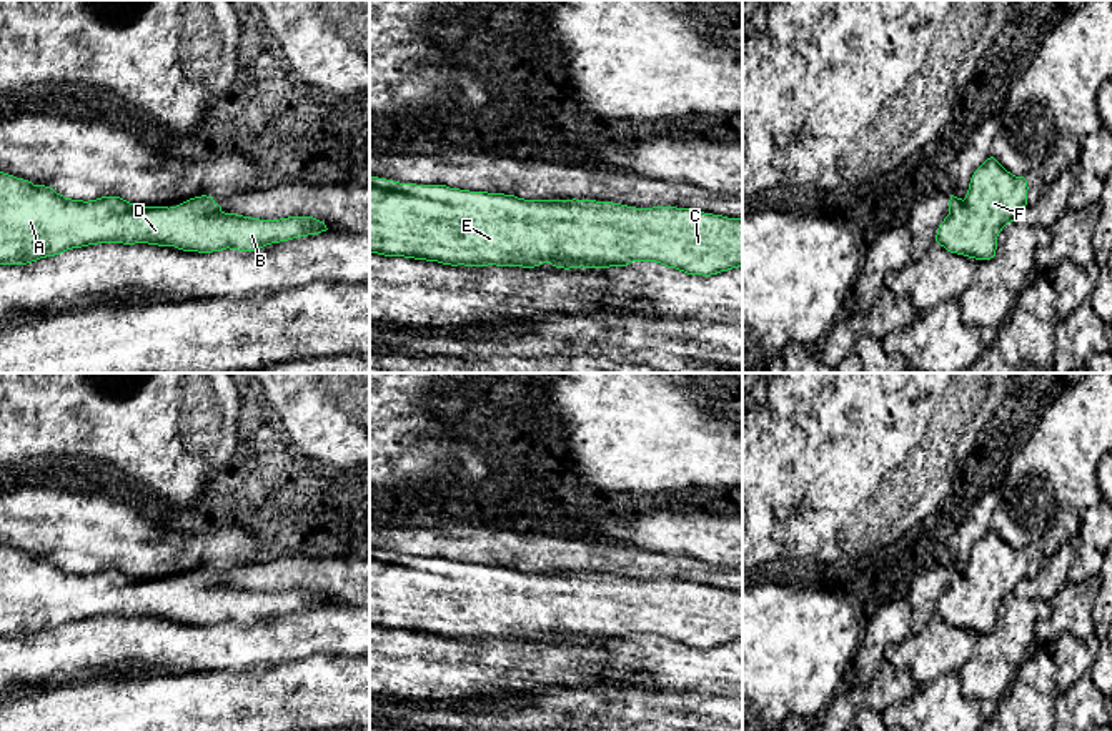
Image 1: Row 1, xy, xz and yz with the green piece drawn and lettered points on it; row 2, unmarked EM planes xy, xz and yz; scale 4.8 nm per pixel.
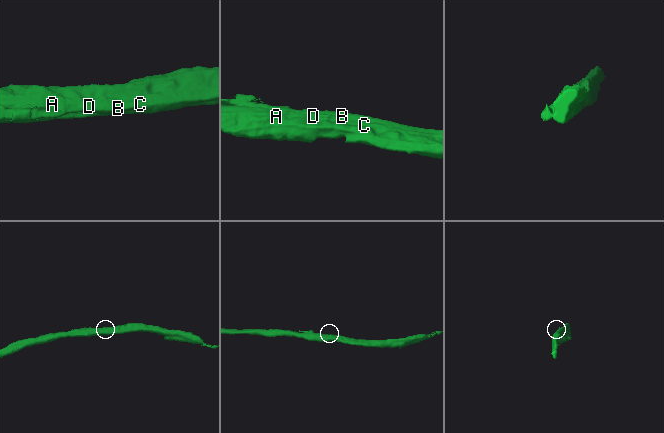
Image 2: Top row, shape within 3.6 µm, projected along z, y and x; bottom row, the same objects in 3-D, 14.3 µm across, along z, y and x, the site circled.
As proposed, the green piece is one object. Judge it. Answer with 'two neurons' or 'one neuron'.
two neurons

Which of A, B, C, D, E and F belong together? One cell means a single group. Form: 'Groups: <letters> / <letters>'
Groups: A B C E F / D

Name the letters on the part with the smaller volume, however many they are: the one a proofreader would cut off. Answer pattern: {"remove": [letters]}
{"remove": ["D"]}

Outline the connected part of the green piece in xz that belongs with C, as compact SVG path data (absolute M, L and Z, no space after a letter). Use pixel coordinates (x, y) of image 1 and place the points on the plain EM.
M370 558L370 624L385 629L405 629L464 639L523 639L534 641L551 636L556 641L609 641L633 634L654 634L688 648L711 649L742 639L742 591L727 591L676 579L636 581L613 574L566 573L568 579L581 584L569 593L533 594L509 591L498 584L451 579L436 573L388 564Z

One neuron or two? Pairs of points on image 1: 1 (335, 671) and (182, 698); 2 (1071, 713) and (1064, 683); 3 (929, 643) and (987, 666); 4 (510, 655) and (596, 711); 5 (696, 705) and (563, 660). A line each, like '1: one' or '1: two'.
1: one
2: two
3: two
4: two
5: two

